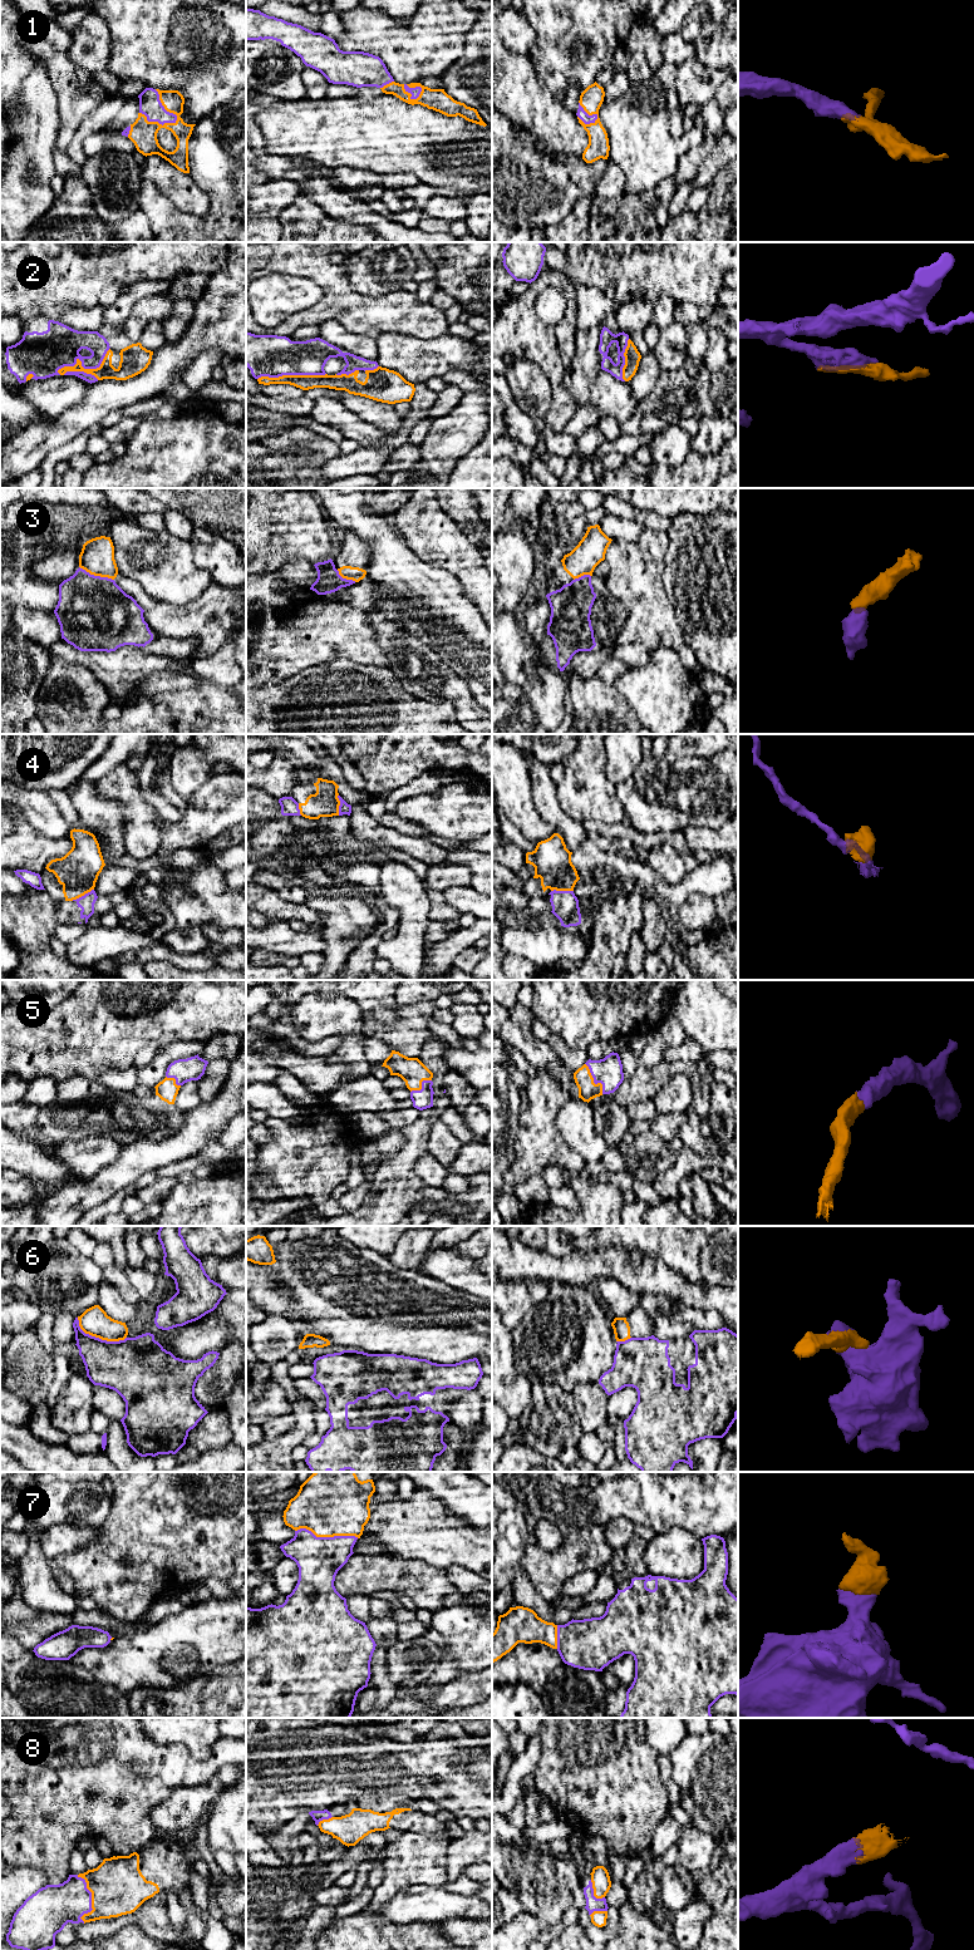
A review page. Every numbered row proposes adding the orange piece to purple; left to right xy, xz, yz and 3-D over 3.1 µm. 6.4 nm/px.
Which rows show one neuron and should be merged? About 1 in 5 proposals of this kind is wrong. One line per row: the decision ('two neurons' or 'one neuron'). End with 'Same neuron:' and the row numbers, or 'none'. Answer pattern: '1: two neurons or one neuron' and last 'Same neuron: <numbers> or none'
1: one neuron
2: one neuron
3: two neurons
4: two neurons
5: one neuron
6: two neurons
7: one neuron
8: one neuron
Same neuron: 1, 2, 5, 7, 8

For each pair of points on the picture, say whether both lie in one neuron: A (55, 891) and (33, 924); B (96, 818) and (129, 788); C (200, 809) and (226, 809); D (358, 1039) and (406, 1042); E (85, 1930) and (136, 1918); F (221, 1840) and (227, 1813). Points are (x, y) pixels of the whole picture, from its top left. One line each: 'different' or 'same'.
A: different
B: different
C: same
D: different
E: same
F: same

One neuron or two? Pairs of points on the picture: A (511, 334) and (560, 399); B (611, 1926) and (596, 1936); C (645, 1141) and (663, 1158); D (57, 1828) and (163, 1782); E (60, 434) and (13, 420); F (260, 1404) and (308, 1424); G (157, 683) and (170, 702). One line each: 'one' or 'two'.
A: one
B: one
C: one
D: one
E: two
F: two
G: two

